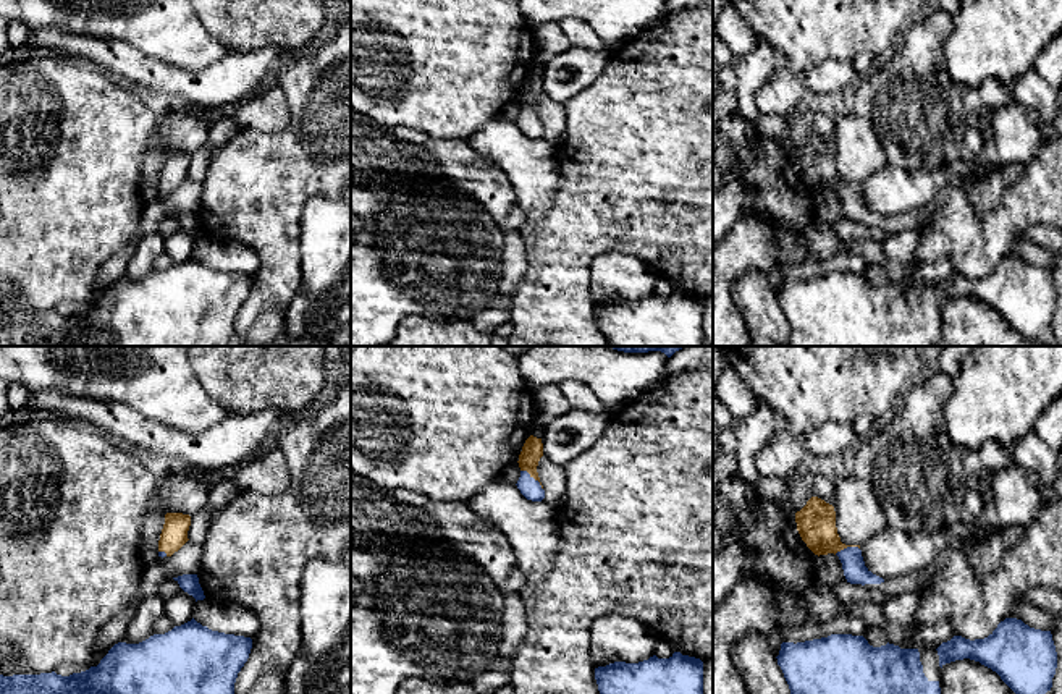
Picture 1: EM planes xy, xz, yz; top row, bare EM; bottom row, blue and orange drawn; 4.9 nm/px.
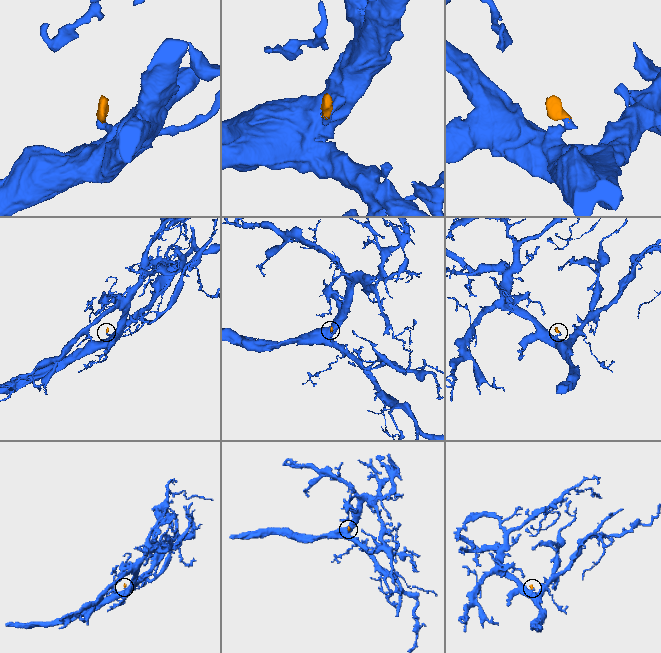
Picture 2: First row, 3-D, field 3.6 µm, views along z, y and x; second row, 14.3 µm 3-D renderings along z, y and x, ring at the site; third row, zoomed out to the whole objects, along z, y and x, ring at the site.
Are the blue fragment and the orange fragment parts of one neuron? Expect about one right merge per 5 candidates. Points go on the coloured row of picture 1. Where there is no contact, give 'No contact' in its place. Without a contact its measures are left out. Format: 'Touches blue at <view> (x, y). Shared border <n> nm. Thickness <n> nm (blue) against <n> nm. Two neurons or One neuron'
Touches blue at xz (532, 478). Shared border 150 nm. Thickness 100 nm (blue) against 110 nm. One neuron

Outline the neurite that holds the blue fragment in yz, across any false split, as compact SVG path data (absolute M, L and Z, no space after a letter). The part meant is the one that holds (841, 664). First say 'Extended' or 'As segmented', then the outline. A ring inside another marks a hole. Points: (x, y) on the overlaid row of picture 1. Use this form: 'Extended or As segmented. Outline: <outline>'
Extended. Outline: M1005 618L984 639L954 636L938 649L873 647L863 636L831 634L805 642L782 642L778 658L790 694L941 694L941 668L970 658L996 671L1015 694L1046 694L1052 688L1057 652L1051 631Z

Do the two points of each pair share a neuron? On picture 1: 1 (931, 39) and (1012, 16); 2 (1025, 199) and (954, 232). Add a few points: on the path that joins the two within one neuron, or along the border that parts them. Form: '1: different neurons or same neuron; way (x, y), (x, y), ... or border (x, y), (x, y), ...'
1: different neurons; border (954, 16), (954, 26), (944, 46), (948, 71)
2: same neuron; way (1007, 217), (993, 232), (972, 232)

